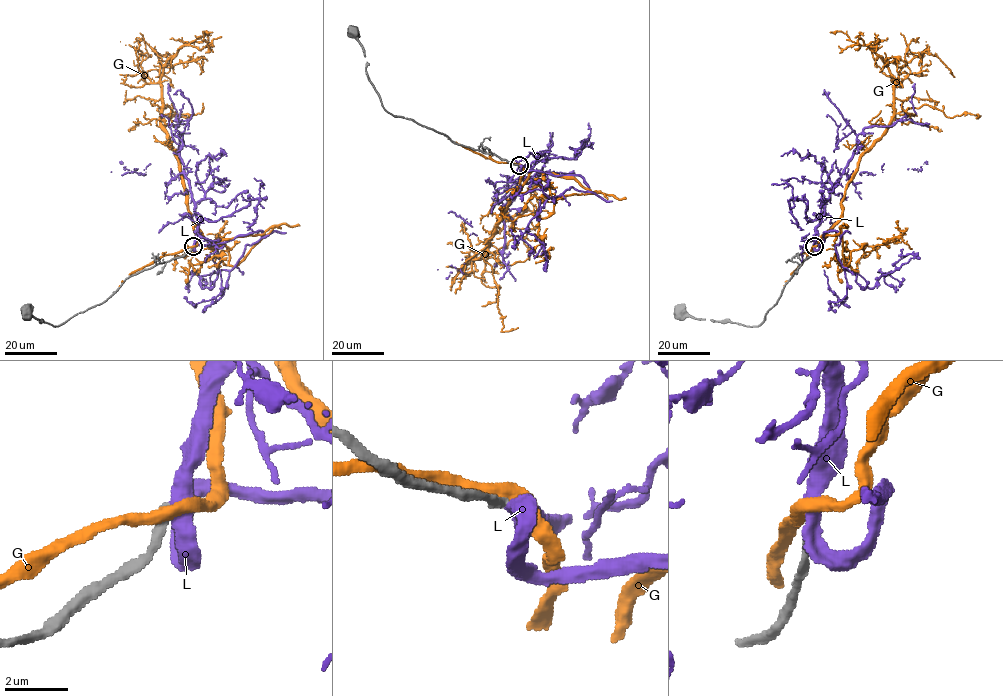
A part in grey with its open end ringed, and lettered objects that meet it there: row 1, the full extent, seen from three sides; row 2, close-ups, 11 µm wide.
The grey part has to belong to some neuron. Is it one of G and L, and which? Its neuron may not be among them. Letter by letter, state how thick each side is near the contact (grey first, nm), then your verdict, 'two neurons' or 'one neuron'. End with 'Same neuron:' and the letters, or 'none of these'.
G: 360 nm thick on the grey side, 420 nm on the other; two neurons
L: 320 nm thick on the grey side, 480 nm on the other; one neuron
Same neuron: L

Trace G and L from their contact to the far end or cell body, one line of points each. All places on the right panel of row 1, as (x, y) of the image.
G: (814, 246), (842, 215), (859, 159), (893, 113), (887, 65), (845, 33), (830, 33)
L: (814, 246), (824, 233), (838, 233), (842, 266), (868, 288), (914, 257), (901, 255), (903, 250)

